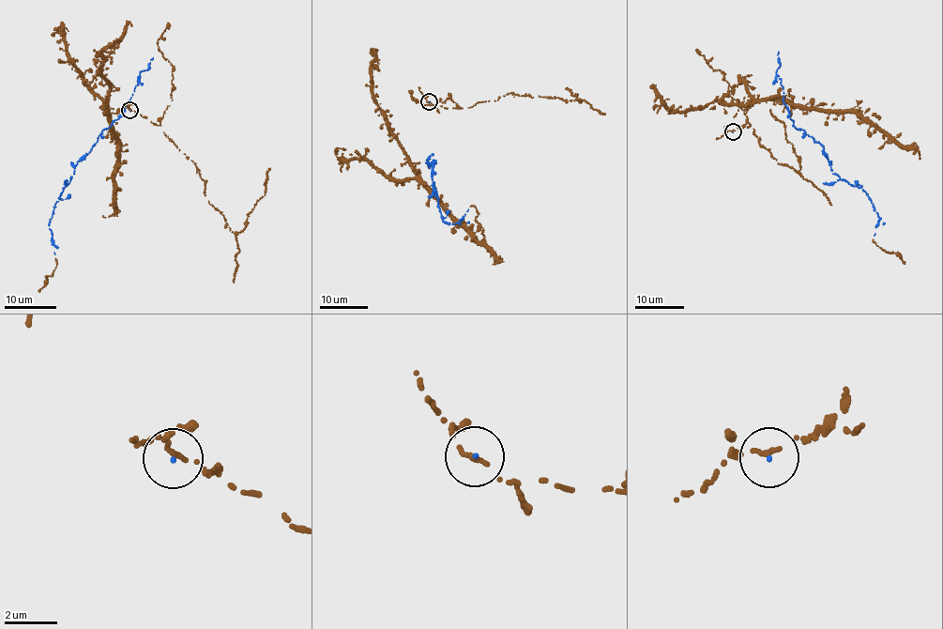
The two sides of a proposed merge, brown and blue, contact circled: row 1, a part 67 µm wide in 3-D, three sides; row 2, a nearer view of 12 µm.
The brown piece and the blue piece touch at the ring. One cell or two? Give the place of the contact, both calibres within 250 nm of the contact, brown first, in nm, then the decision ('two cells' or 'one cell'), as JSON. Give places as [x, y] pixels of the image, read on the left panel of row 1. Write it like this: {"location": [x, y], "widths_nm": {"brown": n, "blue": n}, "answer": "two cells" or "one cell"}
{"location": [129, 110], "widths_nm": {"brown": 200, "blue": 70}, "answer": "one cell"}

